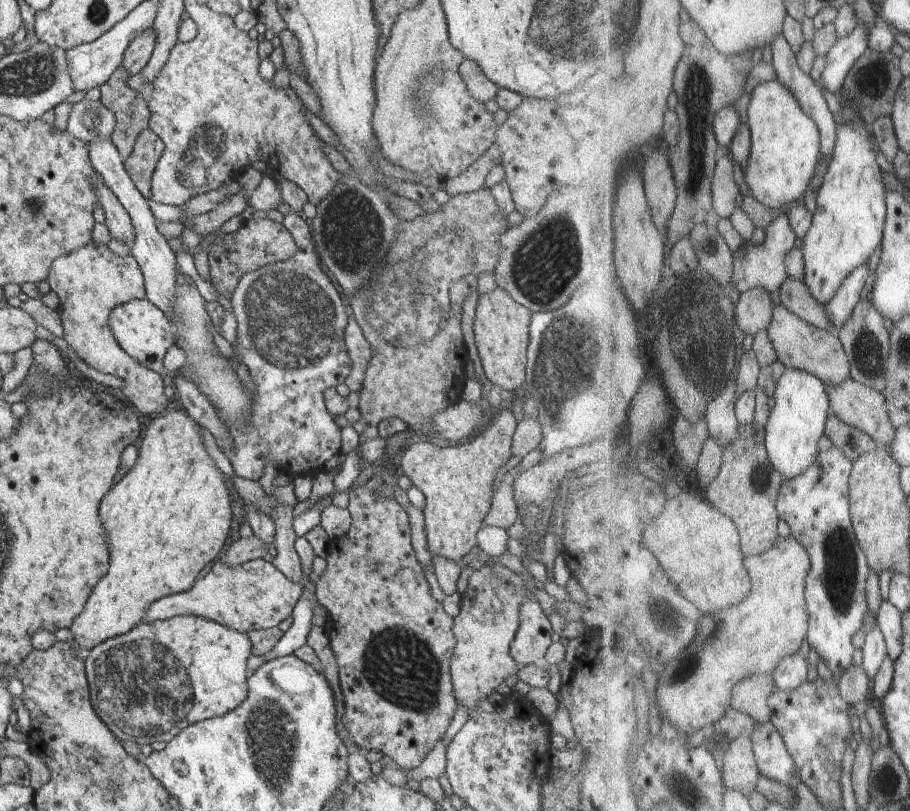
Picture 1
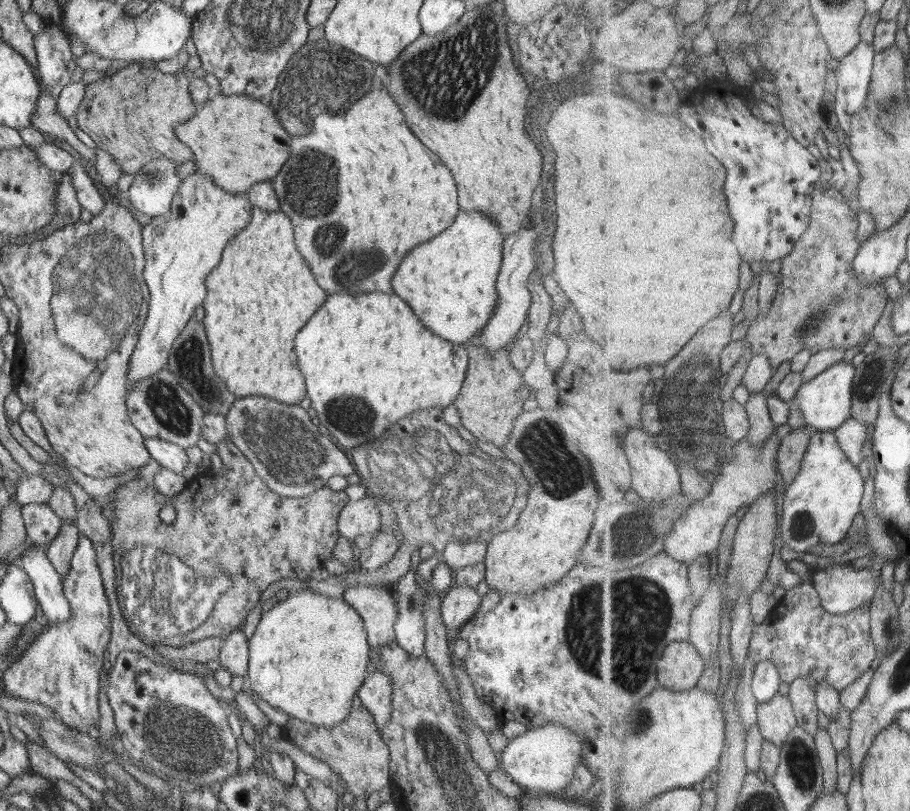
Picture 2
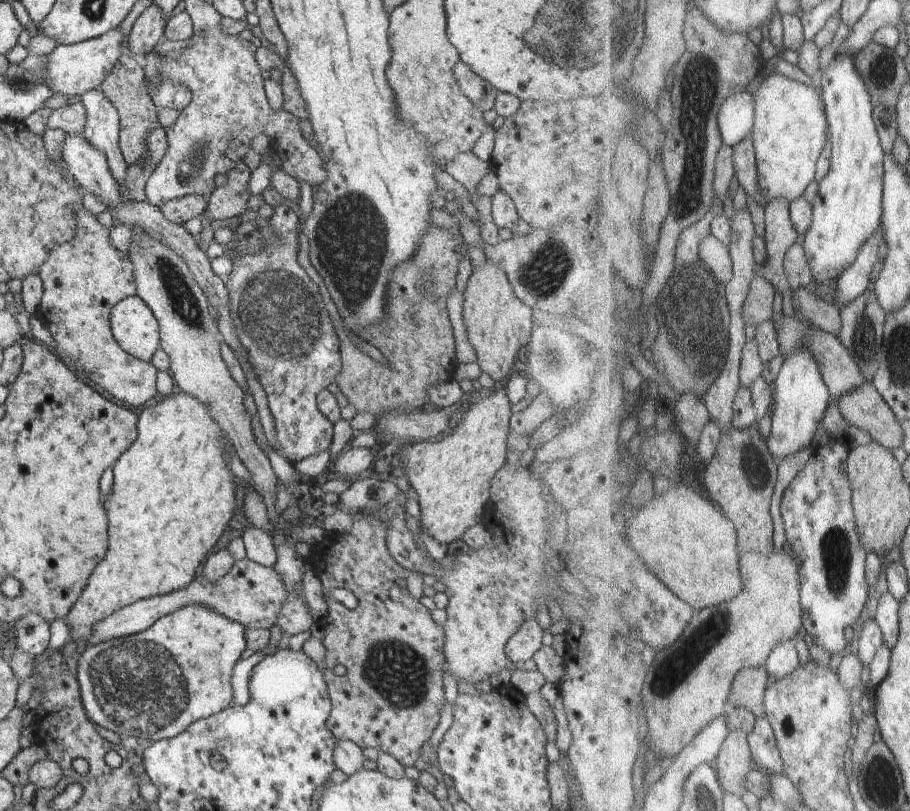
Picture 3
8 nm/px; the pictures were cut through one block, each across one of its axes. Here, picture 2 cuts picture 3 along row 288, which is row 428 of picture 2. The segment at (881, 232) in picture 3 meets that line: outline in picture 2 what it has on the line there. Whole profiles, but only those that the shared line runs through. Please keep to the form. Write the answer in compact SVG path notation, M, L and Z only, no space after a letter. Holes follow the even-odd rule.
M851 418L833 432L835 432L837 439L839 439L841 449L851 458L851 462L858 467L865 460L863 448L865 448L865 440L871 436L872 429Z

